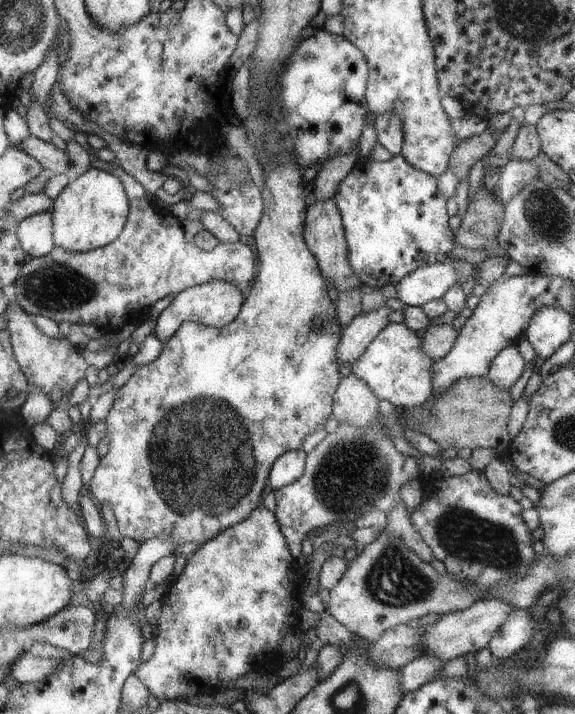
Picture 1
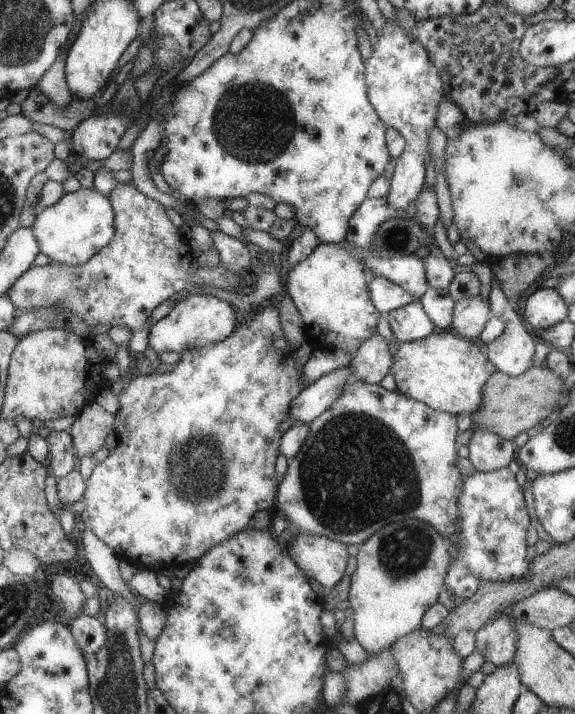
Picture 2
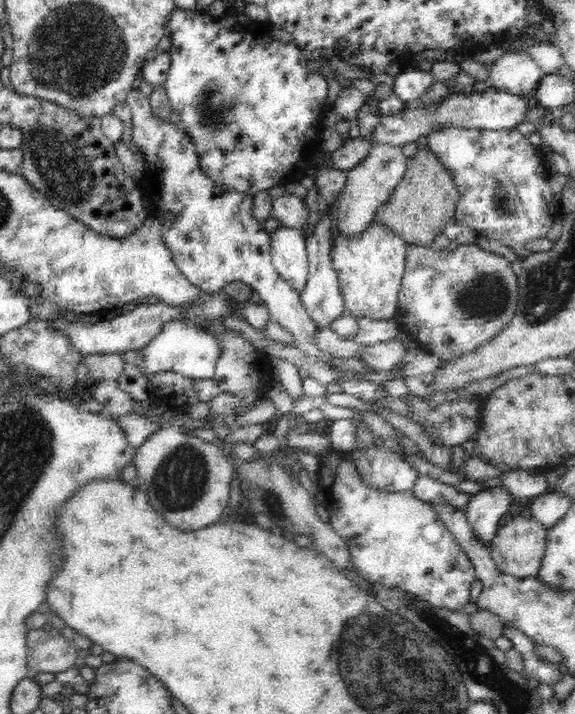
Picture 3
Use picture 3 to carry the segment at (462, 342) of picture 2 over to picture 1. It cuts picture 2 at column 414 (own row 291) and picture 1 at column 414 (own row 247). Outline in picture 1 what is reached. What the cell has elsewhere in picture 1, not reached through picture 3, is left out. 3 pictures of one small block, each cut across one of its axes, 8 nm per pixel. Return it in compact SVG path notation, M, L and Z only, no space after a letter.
M390 323L374 338L348 371L361 379L378 401L390 402L396 408L414 409L422 407L434 394L432 366L434 361L424 352L416 332L406 328L403 323Z

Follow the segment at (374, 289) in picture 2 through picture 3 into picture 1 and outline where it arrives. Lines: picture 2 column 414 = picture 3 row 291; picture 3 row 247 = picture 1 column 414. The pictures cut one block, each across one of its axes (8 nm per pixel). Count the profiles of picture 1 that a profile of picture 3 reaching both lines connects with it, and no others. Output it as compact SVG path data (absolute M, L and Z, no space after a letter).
M451 261L435 263L419 267L411 275L407 275L400 283L396 284L398 299L408 307L421 308L426 302L433 299L442 299L444 294L454 286L460 285L460 278Z

